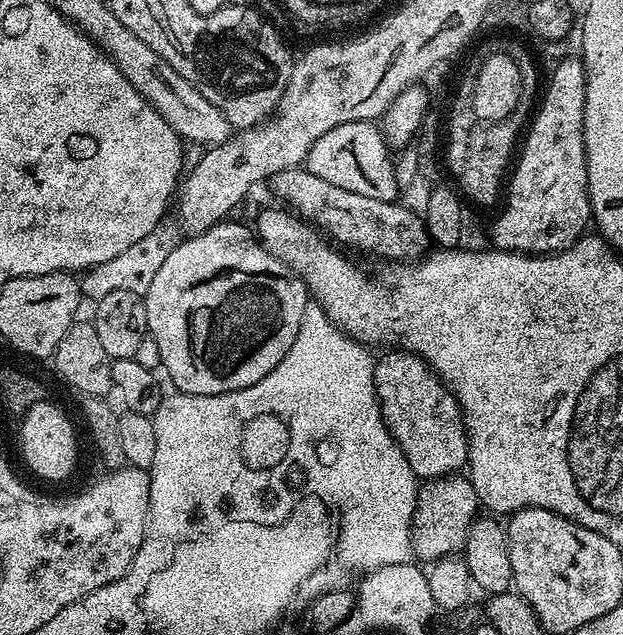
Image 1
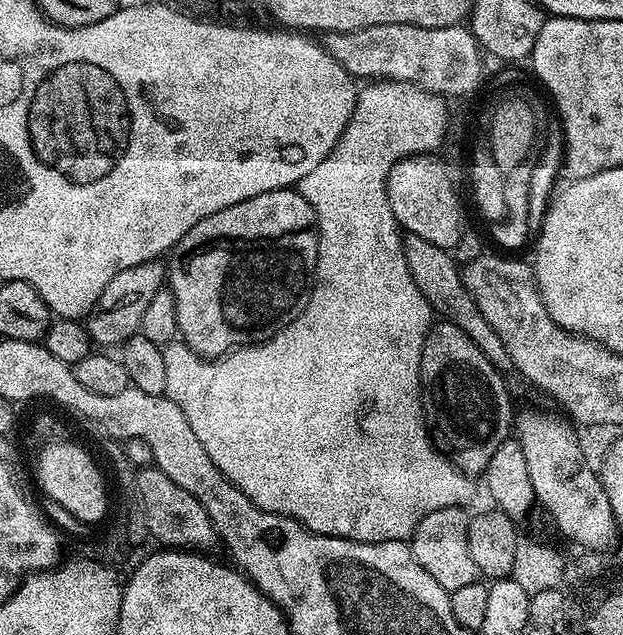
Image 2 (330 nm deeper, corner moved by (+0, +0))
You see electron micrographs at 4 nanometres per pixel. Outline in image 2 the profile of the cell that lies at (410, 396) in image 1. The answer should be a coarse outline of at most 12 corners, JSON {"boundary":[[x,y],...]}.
{"boundary":[[433,323],[420,367],[432,443],[473,478],[514,428],[492,360]]}

